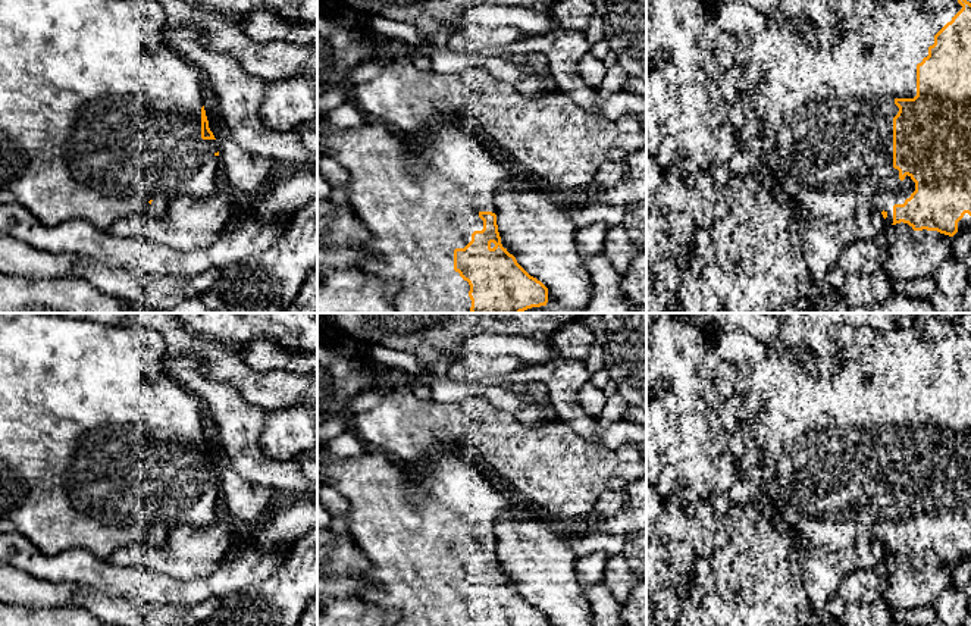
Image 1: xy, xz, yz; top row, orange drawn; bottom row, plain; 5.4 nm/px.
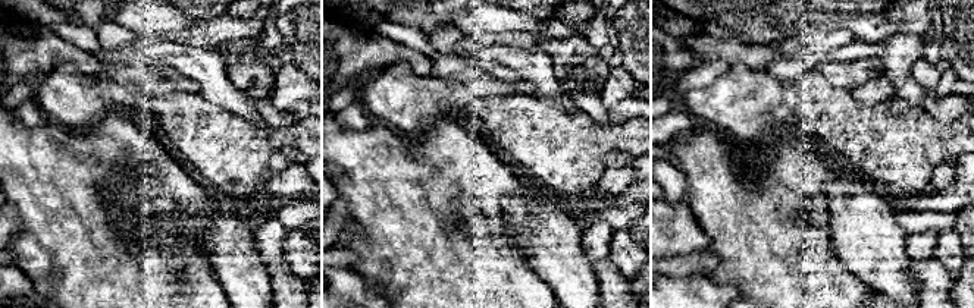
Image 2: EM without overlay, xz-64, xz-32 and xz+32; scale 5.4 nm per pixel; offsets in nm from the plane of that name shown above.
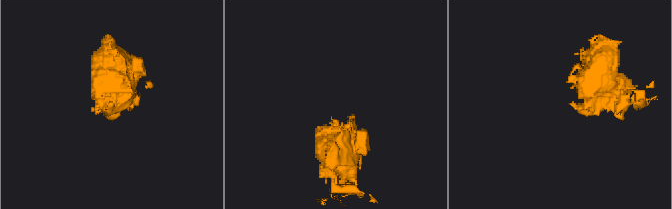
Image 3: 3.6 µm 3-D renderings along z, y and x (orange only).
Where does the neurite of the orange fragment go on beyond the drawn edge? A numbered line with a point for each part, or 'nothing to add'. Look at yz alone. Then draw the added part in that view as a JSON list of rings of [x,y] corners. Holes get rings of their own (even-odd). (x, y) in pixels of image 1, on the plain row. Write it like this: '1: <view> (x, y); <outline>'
1: yz (824, 423); [[[931,319],[924,328],[895,326],[881,331],[865,323],[858,328],[831,328],[834,354],[815,354],[782,347],[770,347],[759,361],[734,364],[734,388],[745,400],[743,428],[746,447],[761,453],[764,488],[801,536],[820,548],[839,550],[862,539],[886,541],[893,553],[893,535],[903,533],[915,520],[911,506],[899,508],[893,497],[893,447],[896,428],[917,425],[917,394],[928,385],[934,364],[962,338],[959,322]]]

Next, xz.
1: xz (417, 526); [[[445,450],[416,466],[403,467],[385,453],[364,453],[317,464],[317,483],[336,489],[350,503],[347,532],[370,563],[370,569],[358,576],[364,582],[360,600],[398,613],[395,626],[469,626],[469,611],[454,600],[454,579],[464,578],[472,563],[483,558],[477,526],[495,520],[511,507],[507,497],[491,486],[469,457]]]

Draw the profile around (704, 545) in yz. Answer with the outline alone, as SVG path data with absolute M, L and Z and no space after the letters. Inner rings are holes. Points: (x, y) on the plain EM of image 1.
M696 519L690 530L690 542L698 557L711 558L720 541Z

